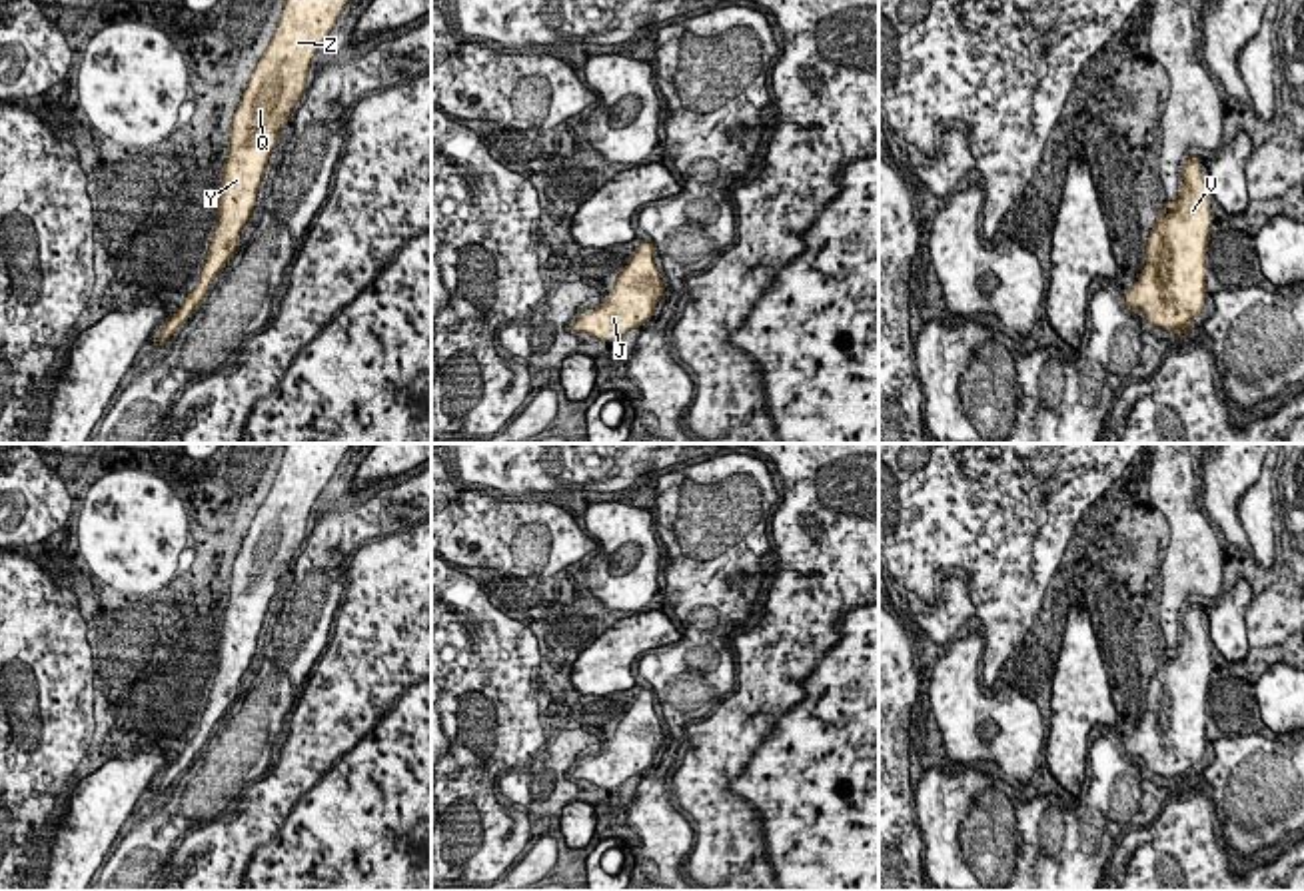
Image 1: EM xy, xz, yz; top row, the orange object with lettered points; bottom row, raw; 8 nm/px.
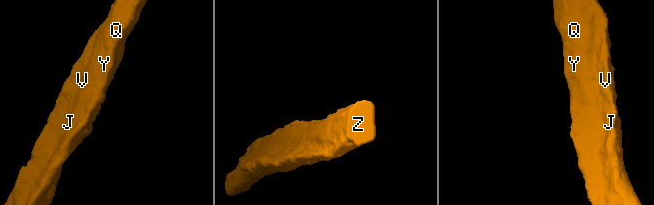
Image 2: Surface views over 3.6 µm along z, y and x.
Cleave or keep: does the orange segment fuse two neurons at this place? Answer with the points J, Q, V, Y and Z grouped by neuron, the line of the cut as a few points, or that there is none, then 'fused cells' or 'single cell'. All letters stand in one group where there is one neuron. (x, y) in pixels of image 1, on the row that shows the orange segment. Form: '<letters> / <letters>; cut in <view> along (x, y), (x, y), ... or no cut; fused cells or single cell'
J Q V Y Z; no cut; single cell

